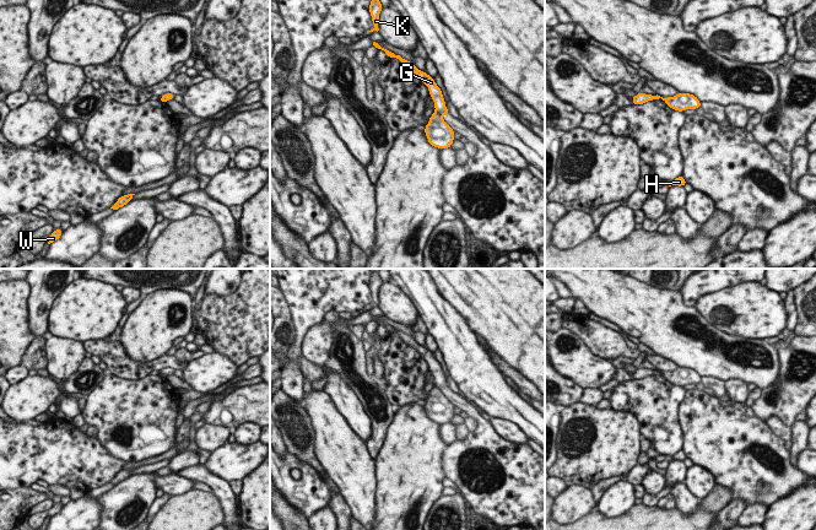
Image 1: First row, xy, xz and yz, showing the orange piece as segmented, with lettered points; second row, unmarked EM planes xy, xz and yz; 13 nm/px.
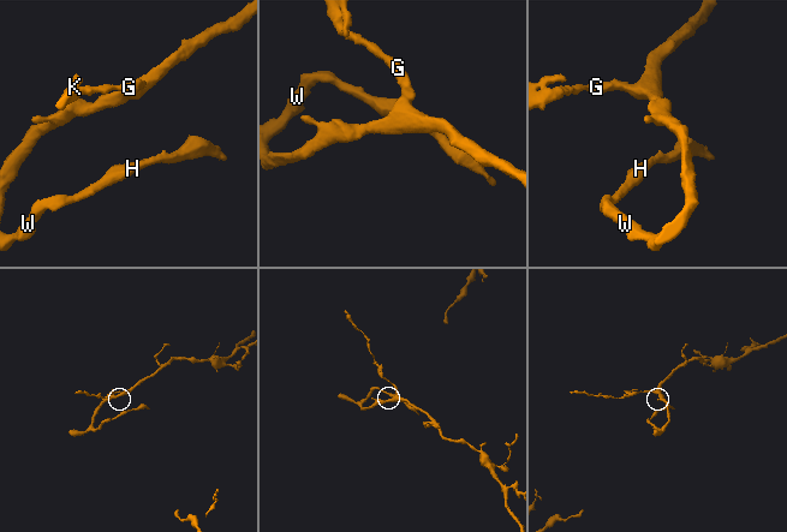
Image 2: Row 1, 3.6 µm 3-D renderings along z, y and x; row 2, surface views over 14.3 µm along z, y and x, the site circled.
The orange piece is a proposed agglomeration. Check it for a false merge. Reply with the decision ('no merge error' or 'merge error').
merge error

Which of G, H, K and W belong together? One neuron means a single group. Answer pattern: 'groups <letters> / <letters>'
groups G K / H W

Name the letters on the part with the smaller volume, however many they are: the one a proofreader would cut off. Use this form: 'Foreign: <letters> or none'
Foreign: G, K

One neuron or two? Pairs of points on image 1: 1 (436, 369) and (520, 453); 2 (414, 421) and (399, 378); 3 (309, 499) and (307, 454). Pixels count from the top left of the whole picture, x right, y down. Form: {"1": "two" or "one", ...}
{"1": "one", "2": "two", "3": "two"}

